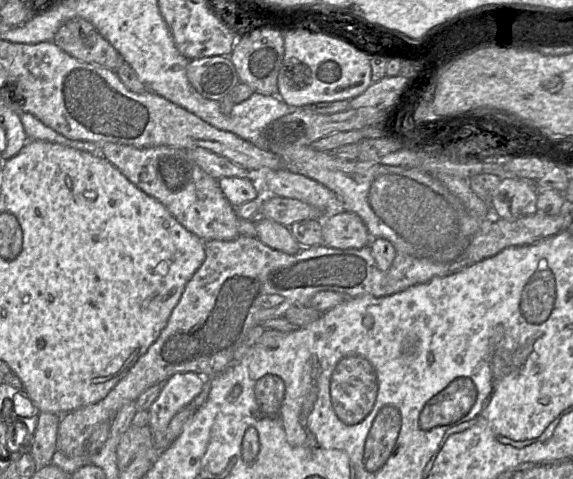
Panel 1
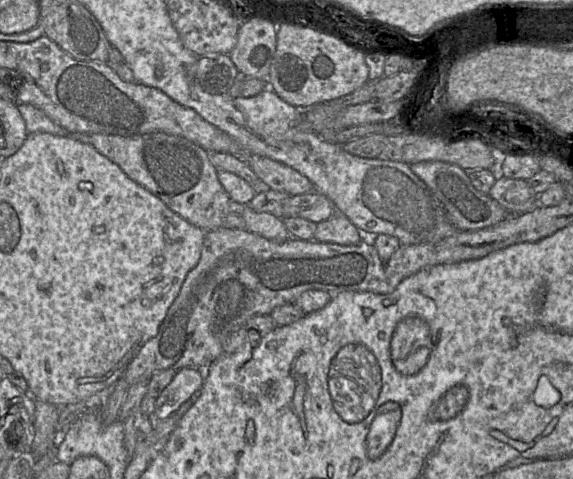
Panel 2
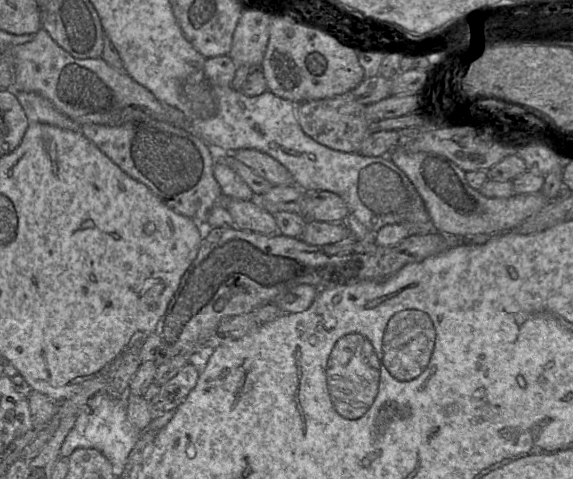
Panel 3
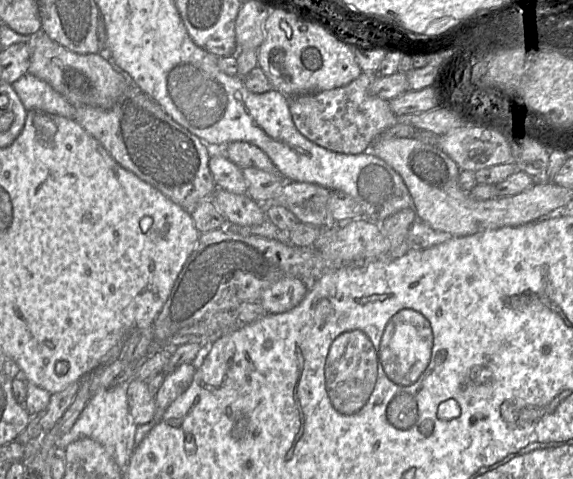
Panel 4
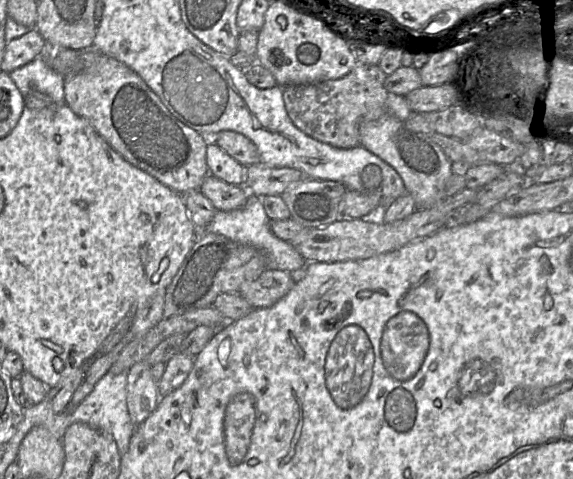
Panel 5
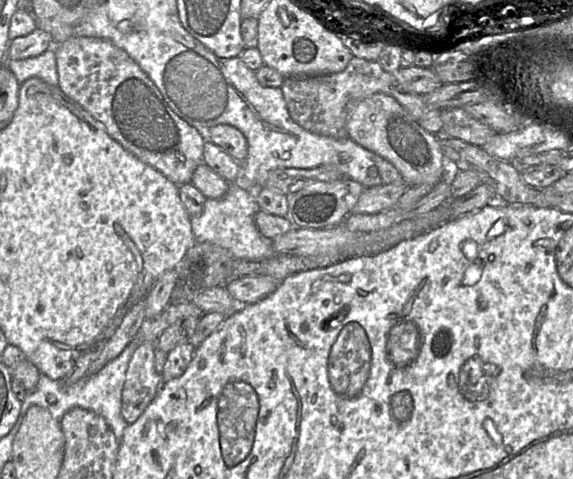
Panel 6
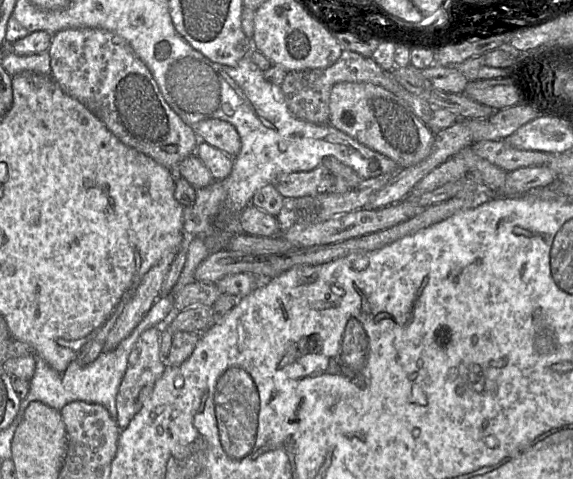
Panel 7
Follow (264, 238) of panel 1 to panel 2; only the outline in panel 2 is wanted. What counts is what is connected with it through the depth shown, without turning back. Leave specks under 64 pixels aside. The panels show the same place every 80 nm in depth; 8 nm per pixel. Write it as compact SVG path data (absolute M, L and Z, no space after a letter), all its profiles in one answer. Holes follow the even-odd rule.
M248 205L241 206L238 210L245 221L246 231L273 241L284 241L290 238L281 218L270 213L256 212Z

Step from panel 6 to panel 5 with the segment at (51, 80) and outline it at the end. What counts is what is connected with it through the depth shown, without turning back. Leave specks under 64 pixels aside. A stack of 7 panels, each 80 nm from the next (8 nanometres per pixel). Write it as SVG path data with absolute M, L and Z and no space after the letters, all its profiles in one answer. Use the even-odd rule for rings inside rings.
M35 58L15 69L10 73L10 76L23 97L32 90L38 90L56 102L65 102L65 78L49 67L42 58Z

